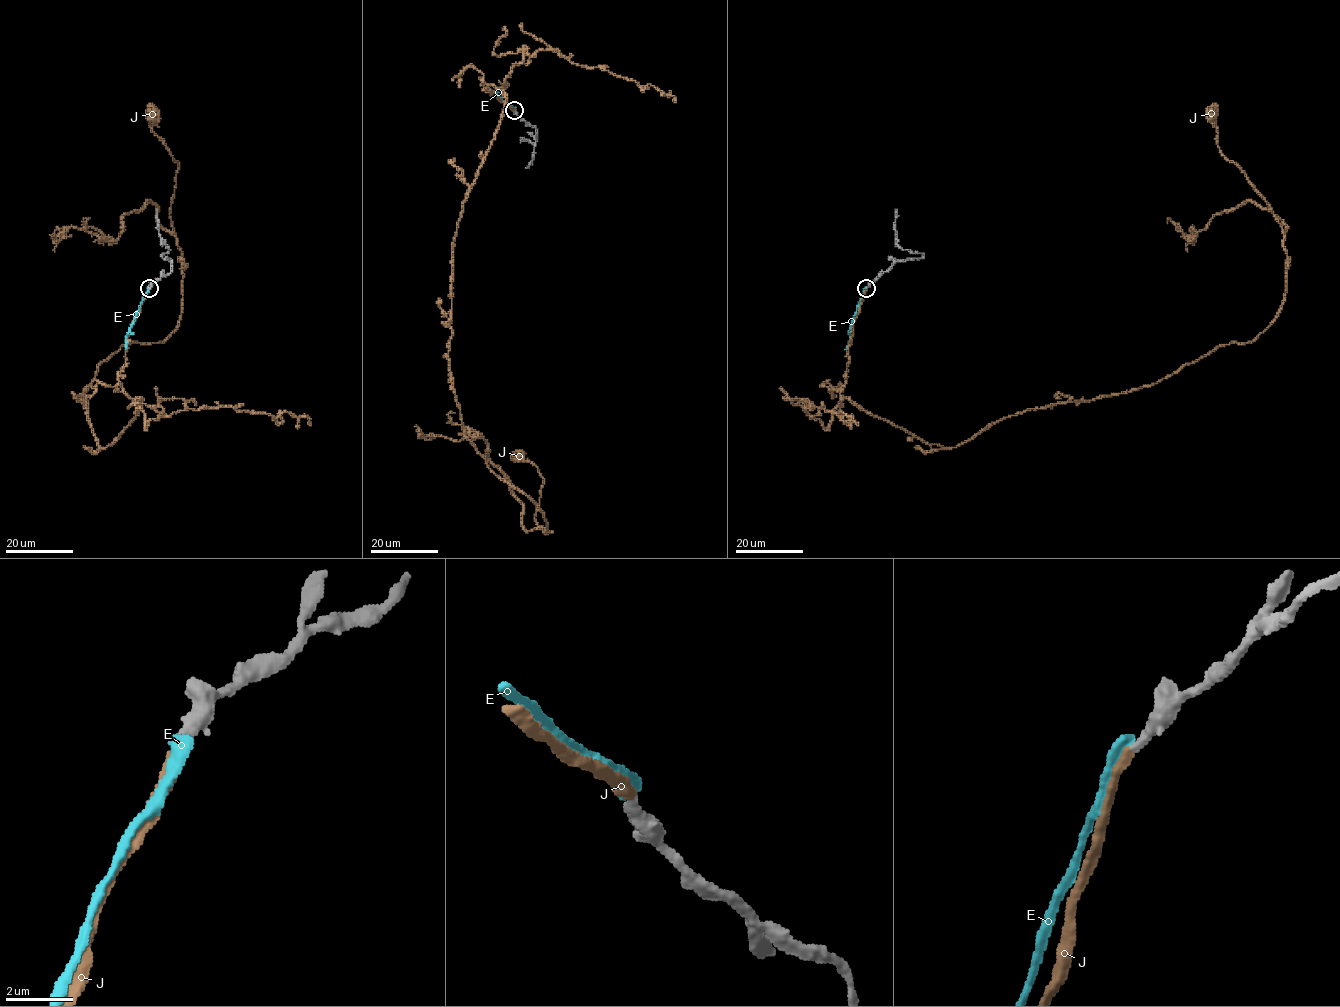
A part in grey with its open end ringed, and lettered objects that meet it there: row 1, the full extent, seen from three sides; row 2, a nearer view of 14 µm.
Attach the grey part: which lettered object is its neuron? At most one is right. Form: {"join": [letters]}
{"join": ["J"]}

